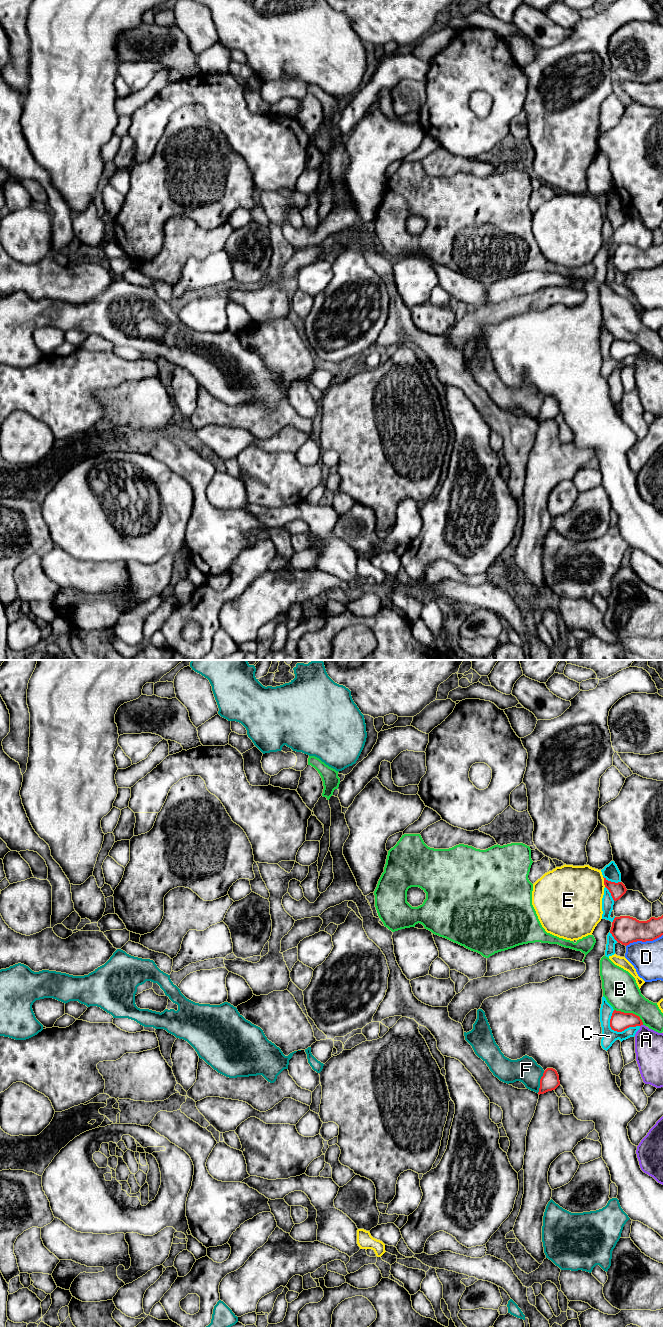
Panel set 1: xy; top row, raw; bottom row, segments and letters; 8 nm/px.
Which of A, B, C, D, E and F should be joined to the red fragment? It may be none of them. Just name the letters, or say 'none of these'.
none of these

